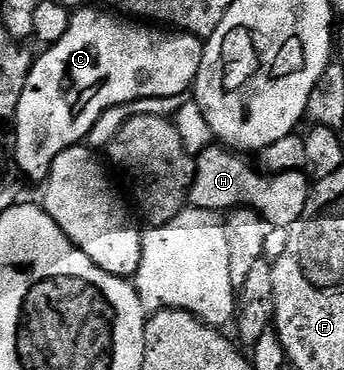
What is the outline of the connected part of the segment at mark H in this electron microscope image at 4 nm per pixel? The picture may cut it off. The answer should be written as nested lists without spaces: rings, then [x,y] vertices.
[[[212,144],[201,150],[194,160],[189,205],[196,210],[215,212],[229,212],[239,207],[254,210],[264,216],[272,228],[289,228],[296,224],[310,199],[311,179],[302,170],[289,170],[283,174],[254,171],[242,158],[245,157],[221,144]]]

